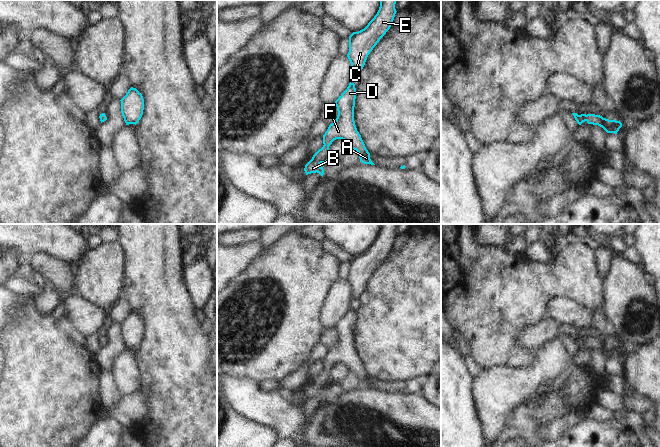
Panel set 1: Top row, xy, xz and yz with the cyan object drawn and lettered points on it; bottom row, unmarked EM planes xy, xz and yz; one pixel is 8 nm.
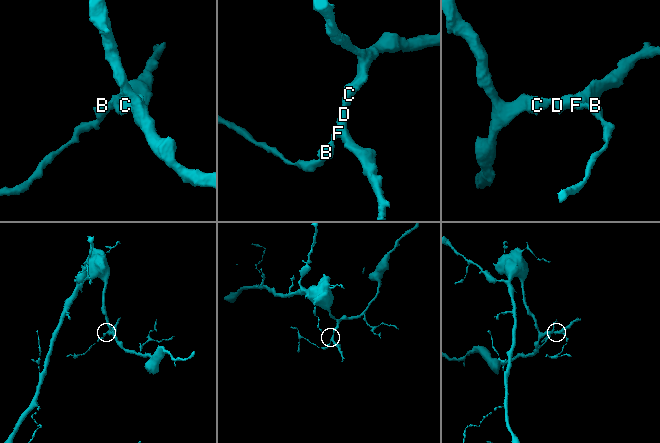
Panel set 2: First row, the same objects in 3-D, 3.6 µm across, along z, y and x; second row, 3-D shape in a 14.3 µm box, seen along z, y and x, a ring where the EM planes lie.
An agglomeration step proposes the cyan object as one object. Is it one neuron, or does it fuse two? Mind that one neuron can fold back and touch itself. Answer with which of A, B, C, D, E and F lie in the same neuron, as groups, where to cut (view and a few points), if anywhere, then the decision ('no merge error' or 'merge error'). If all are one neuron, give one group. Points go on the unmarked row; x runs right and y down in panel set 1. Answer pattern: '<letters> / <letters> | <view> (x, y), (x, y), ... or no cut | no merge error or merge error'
A B C D E F | no cut | no merge error

